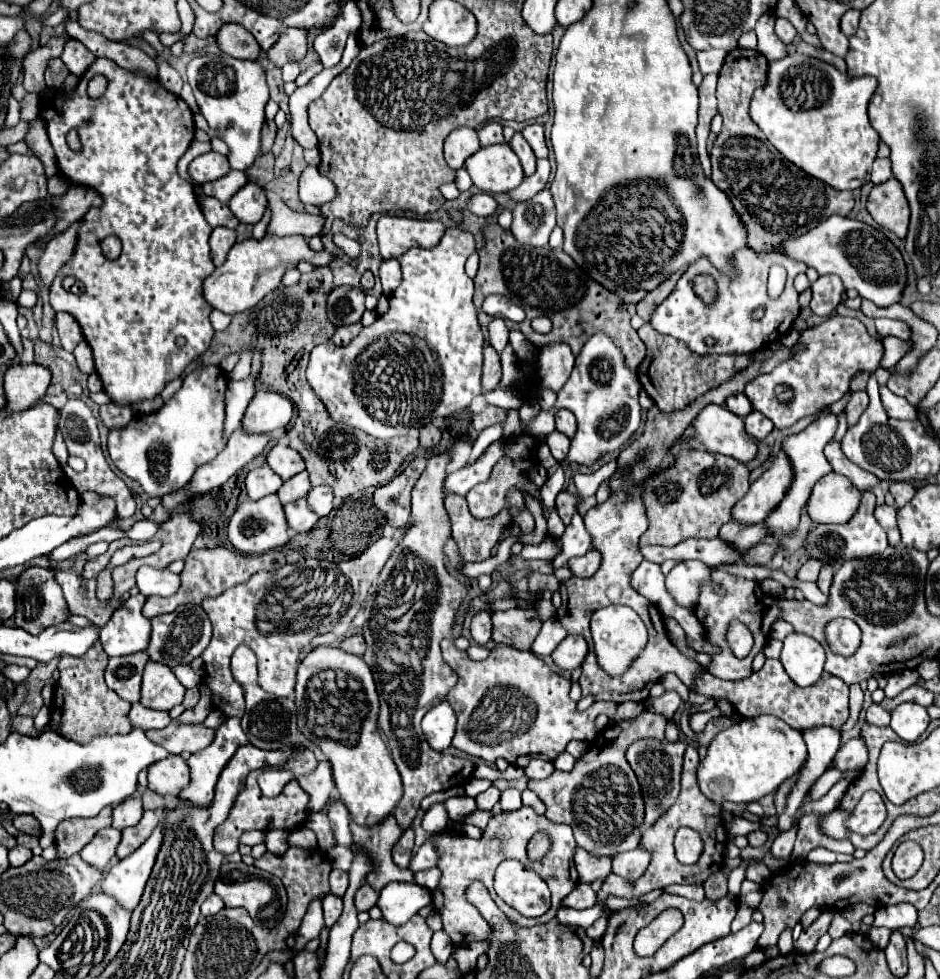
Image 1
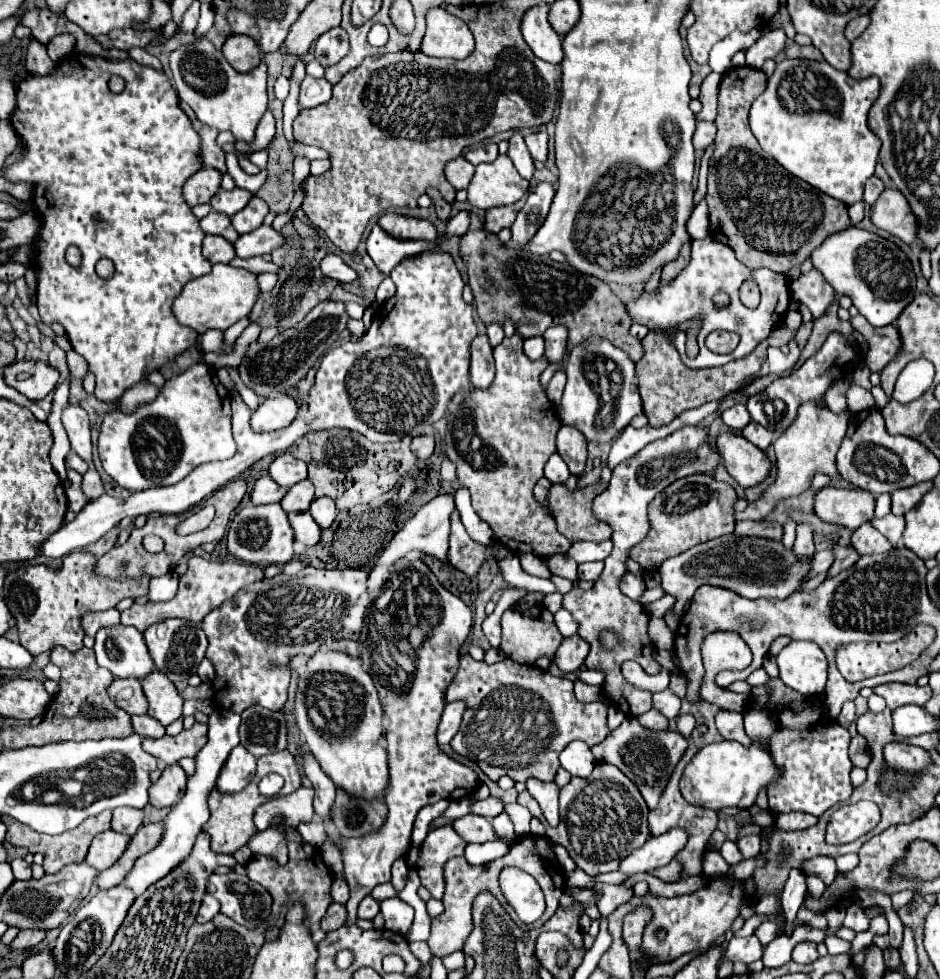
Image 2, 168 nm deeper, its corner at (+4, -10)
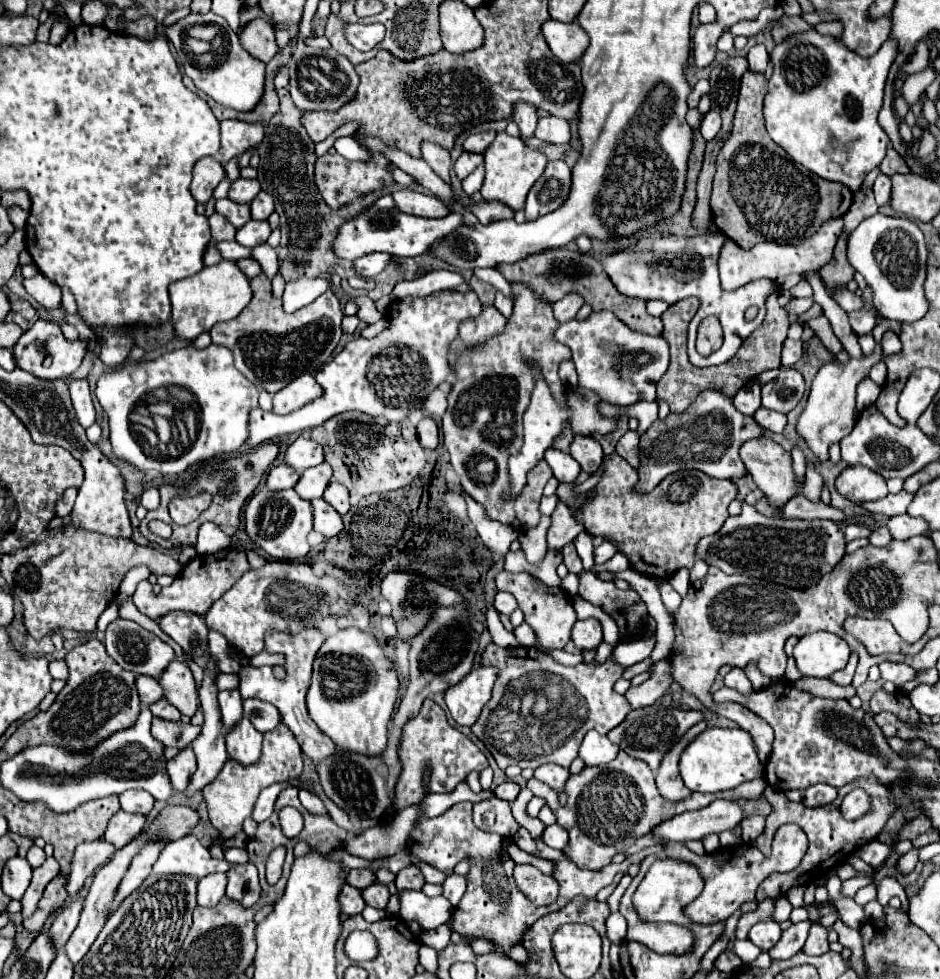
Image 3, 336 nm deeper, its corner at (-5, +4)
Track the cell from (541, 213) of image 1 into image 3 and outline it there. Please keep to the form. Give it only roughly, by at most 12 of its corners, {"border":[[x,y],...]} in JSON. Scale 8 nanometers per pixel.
{"border":[[548,161],[526,199],[534,221],[564,205],[572,169]]}

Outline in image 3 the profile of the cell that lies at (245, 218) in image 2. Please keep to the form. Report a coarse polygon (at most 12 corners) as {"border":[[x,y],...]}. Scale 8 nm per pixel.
{"border":[[260,191],[250,203],[252,219],[266,221],[274,211],[274,201]]}

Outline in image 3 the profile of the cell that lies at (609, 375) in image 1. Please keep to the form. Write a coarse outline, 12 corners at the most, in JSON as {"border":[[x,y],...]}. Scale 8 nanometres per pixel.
{"border":[[610,311],[562,323],[578,385],[614,405],[654,401],[662,335]]}

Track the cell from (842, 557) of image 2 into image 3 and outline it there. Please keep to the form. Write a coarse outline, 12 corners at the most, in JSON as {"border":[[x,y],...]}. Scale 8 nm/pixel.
{"border":[[886,525],[874,529],[870,543],[876,547],[886,547],[892,537]]}

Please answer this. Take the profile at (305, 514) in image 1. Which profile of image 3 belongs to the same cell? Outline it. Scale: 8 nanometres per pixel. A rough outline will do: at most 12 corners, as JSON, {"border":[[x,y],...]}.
{"border":[[314,499],[314,531],[336,537],[344,529],[340,513]]}

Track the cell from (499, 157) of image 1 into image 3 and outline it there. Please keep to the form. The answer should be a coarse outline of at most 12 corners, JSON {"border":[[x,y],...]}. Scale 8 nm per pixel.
{"border":[[500,131],[484,151],[486,201],[518,211],[546,155]]}

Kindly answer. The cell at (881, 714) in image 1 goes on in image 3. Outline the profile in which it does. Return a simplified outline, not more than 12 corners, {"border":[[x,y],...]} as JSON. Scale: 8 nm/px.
{"border":[[884,661],[880,673],[896,687],[912,681],[916,671],[906,663]]}

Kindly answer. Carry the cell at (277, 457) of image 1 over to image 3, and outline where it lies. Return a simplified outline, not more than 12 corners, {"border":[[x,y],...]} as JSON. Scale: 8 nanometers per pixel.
{"border":[[300,435],[284,455],[298,469],[324,461],[322,445]]}

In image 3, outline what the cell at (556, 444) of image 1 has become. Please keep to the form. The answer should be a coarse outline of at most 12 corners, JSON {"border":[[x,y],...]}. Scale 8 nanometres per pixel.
{"border":[[546,451],[546,463],[560,483],[574,483],[580,465],[570,453]]}

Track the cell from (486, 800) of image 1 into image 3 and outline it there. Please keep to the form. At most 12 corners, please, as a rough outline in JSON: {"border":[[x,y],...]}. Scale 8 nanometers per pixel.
{"border":[[514,781],[494,789],[500,799],[512,803],[520,793]]}

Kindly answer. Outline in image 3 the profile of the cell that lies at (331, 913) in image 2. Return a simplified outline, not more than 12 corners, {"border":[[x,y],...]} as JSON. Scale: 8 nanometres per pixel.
{"border":[[346,883],[340,891],[342,913],[356,915],[366,903],[356,887]]}

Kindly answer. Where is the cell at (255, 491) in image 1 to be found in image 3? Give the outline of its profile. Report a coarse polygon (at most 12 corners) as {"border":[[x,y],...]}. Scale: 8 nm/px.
{"border":[[290,465],[272,467],[268,489],[282,491],[298,483],[300,475]]}

